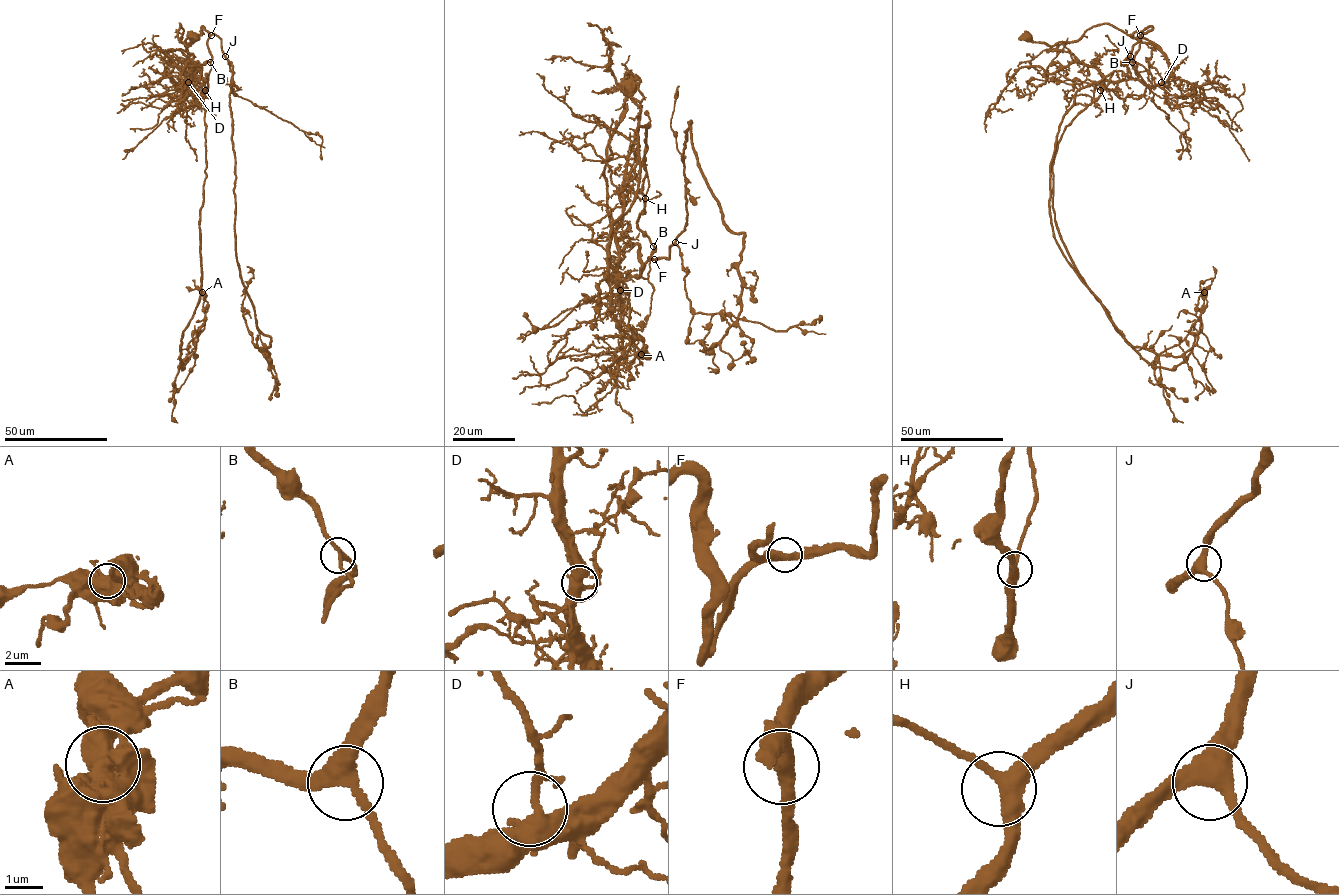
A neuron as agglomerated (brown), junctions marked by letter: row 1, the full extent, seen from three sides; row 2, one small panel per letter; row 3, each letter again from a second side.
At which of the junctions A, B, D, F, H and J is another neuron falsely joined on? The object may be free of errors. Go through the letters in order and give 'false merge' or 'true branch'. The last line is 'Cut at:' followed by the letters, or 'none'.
A: false merge
B: true branch
D: true branch
F: true branch
H: true branch
J: true branch
Cut at: A

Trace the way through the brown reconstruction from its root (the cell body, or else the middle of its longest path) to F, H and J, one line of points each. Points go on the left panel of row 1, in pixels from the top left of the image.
F: (194, 37), (188, 46), (180, 42), (180, 23), (186, 47), (185, 40), (200, 35), (202, 26), (211, 35)
H: (194, 37), (180, 42), (180, 23), (186, 47), (202, 26), (209, 34), (205, 90)
J: (194, 37), (188, 46), (180, 42), (180, 23), (186, 47), (202, 26), (220, 39), (225, 56)

